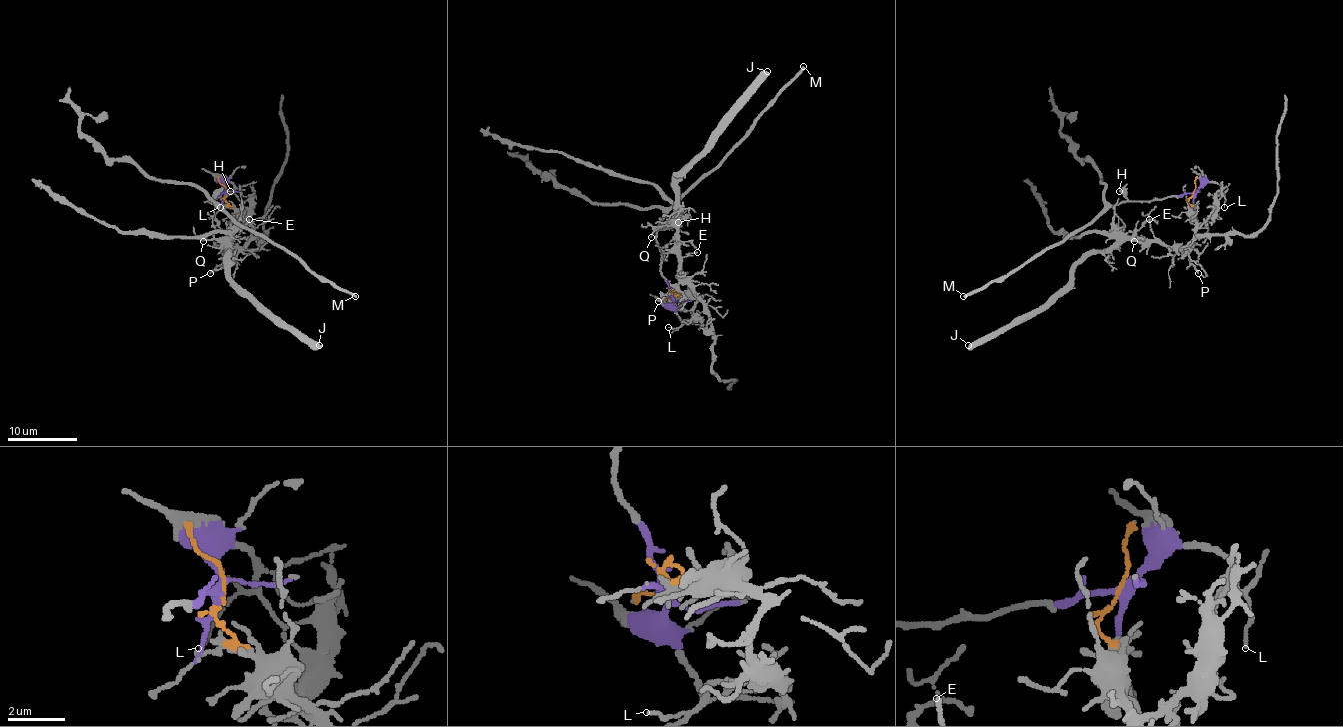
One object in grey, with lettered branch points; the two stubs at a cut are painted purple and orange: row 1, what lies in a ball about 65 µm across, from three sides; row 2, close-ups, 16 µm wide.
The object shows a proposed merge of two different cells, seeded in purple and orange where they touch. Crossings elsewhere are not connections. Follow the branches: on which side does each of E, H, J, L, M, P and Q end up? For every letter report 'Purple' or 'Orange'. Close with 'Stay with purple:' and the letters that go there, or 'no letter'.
E: Orange
H: Purple
J: Orange
L: Purple
M: Purple
P: Orange
Q: Orange
Stay with purple: H, L, M

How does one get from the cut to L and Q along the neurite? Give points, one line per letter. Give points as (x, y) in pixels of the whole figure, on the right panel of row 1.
L: (1194, 192), (1208, 182), (1218, 185), (1225, 196), (1224, 206)
Q: (1194, 192), (1189, 201), (1190, 217), (1196, 225), (1194, 236), (1182, 246), (1122, 238), (1126, 234), (1134, 241)

